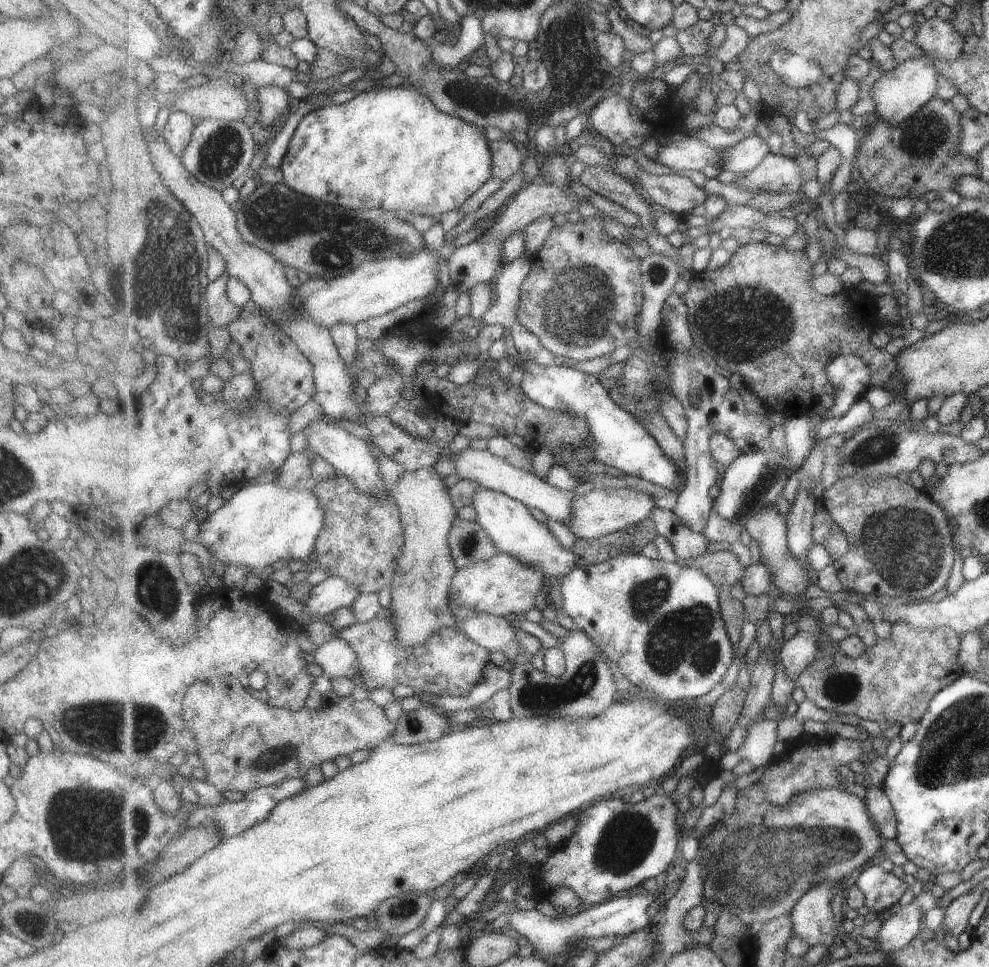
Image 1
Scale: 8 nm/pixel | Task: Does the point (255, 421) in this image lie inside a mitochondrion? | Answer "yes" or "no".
yes

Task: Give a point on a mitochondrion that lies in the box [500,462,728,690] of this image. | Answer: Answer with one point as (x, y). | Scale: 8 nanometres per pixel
(683, 640)

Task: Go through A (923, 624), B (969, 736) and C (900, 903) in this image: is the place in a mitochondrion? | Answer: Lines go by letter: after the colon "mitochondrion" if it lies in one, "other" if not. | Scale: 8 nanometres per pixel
A: other
B: mitochondrion
C: other

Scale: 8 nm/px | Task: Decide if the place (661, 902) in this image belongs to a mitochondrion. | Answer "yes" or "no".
no

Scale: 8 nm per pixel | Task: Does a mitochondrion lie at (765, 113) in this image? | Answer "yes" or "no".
no

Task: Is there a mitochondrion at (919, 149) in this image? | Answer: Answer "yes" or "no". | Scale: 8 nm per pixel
yes

